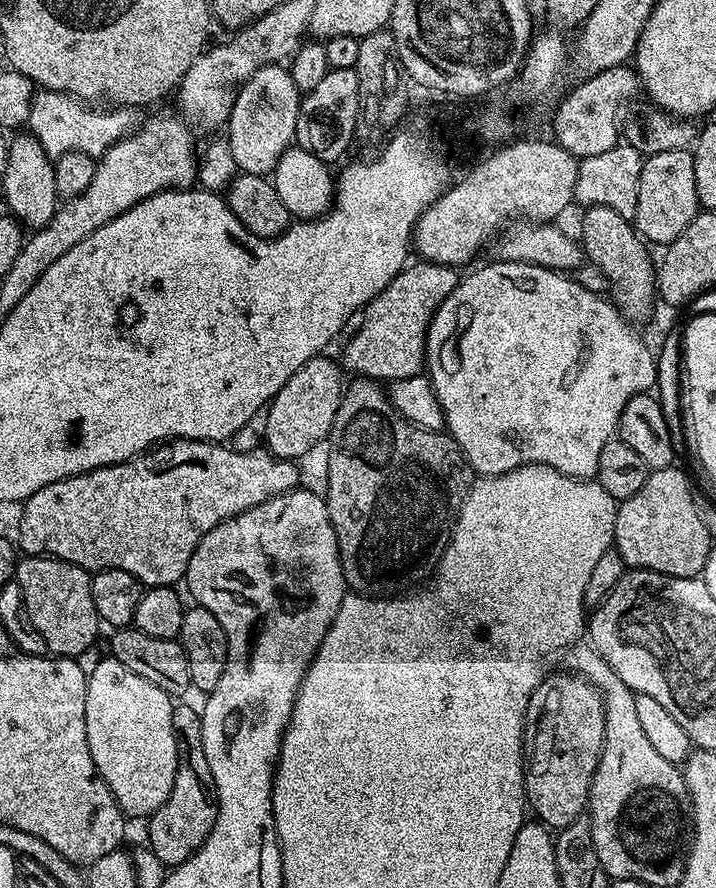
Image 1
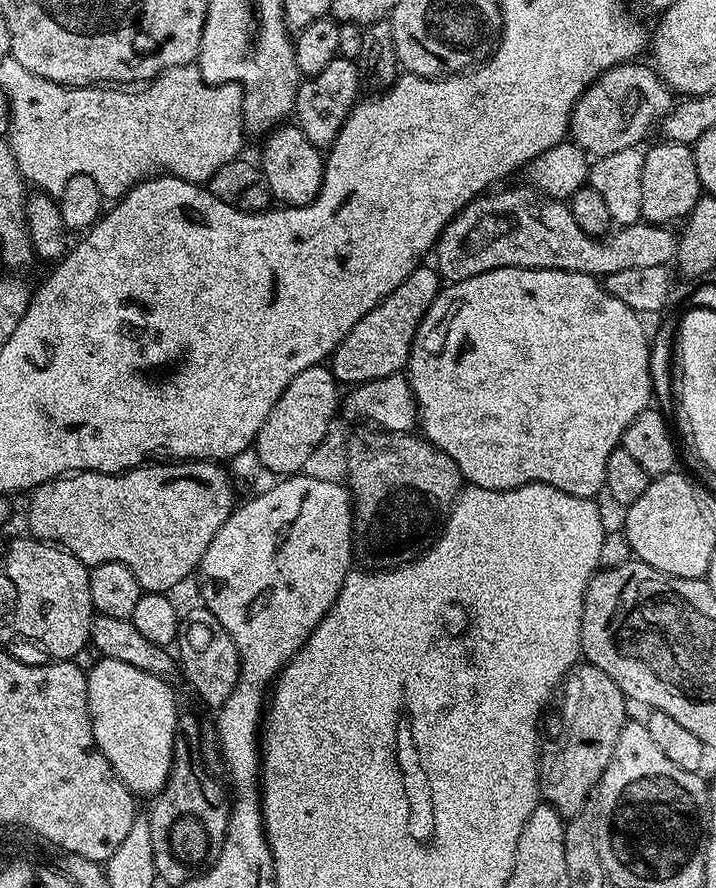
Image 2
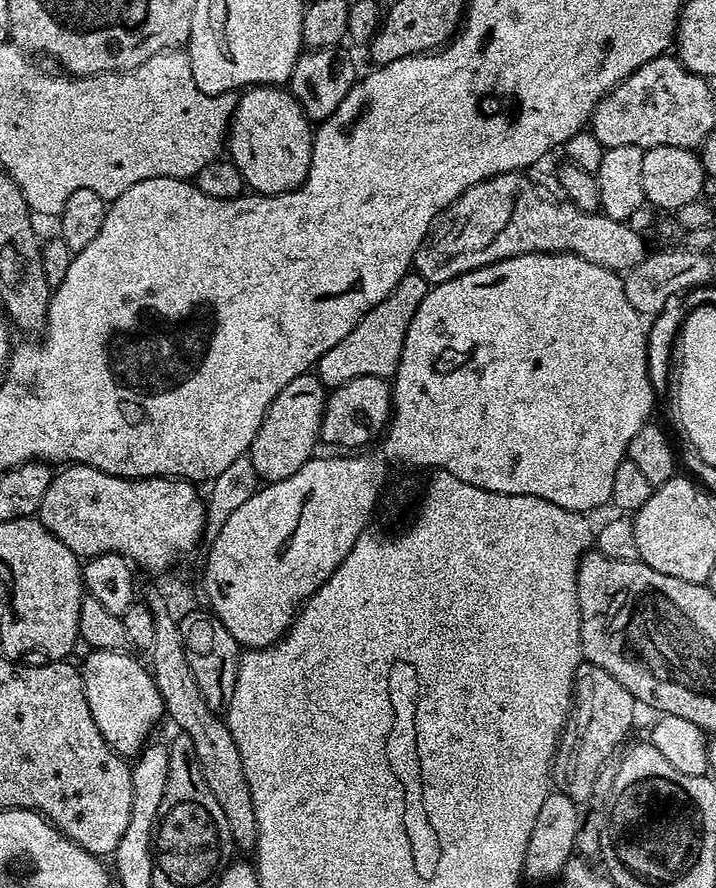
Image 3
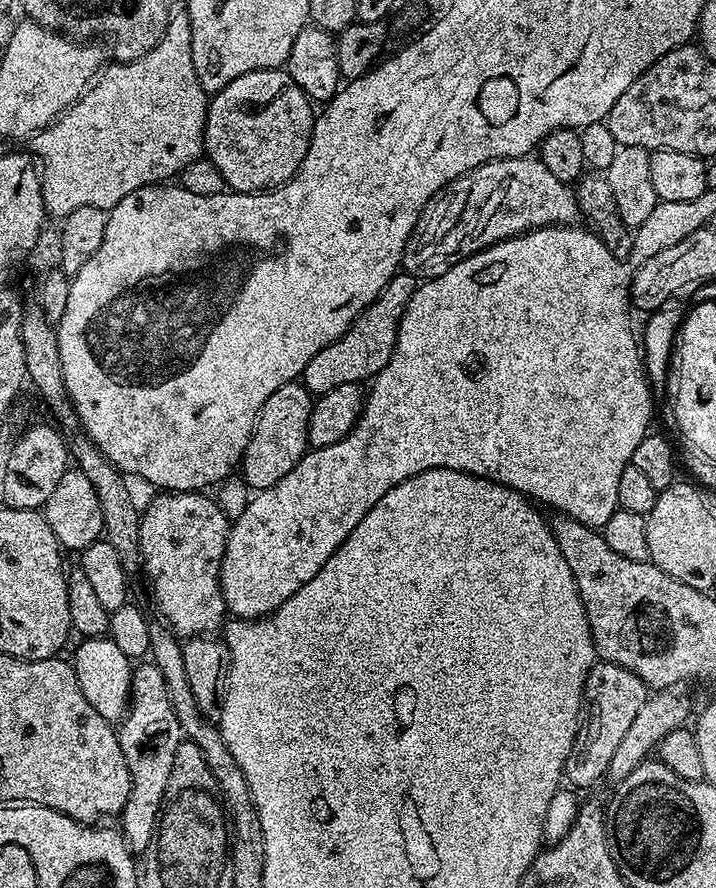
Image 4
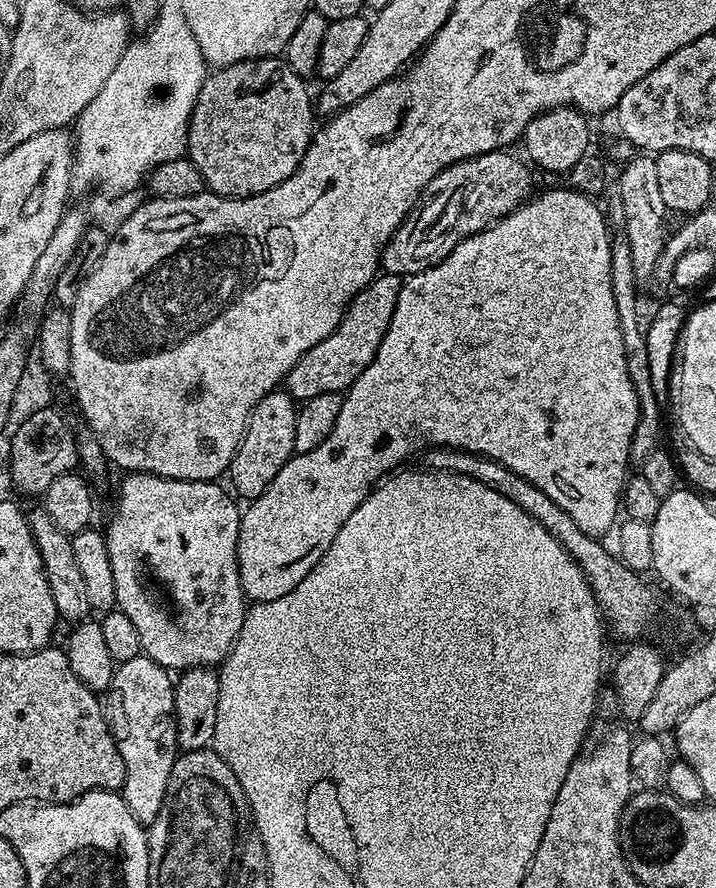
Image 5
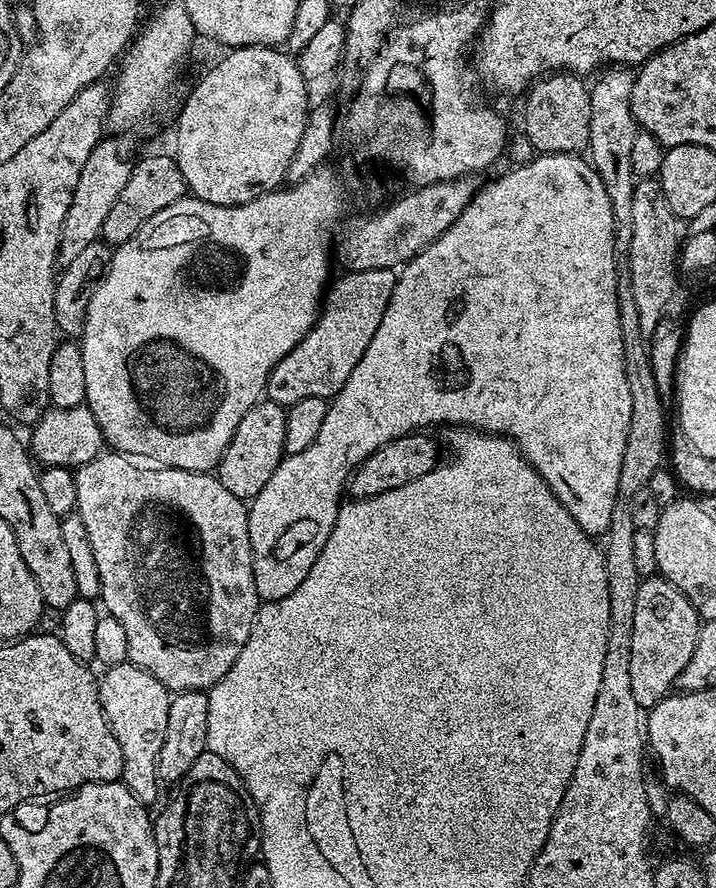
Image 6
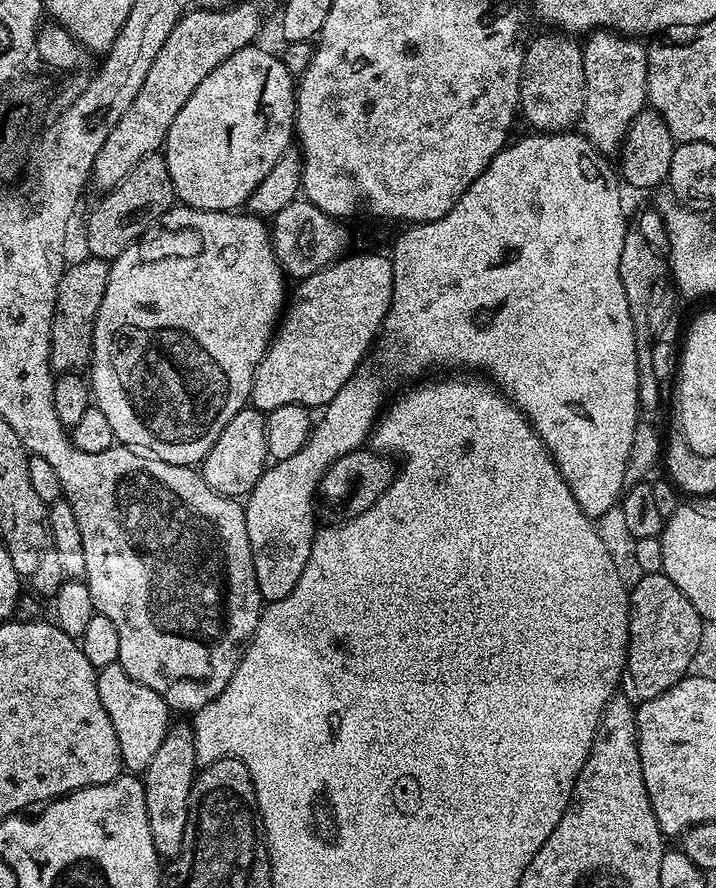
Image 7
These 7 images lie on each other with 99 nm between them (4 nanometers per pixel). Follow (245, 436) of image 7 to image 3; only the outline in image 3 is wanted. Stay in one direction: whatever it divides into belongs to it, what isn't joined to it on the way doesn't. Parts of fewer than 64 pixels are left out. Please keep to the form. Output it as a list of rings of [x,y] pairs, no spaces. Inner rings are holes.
[[[311,371],[303,372],[298,378],[294,378],[294,382],[286,382],[286,386],[278,390],[274,402],[270,402],[262,418],[262,426],[258,426],[258,434],[250,449],[254,469],[257,470],[261,481],[271,482],[290,478],[294,470],[313,459],[317,451],[316,444],[318,445],[320,440],[325,399],[324,383]]]

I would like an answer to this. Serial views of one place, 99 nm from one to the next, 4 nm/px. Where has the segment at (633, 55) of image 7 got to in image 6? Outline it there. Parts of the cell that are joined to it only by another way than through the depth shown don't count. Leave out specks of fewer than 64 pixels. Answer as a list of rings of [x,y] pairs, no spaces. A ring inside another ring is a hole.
[[[608,66],[600,74],[601,76],[590,84],[590,138],[586,152],[590,157],[592,169],[596,171],[598,178],[602,178],[602,186],[606,186],[606,194],[610,194],[610,210],[616,223],[614,250],[617,257],[627,258],[630,254],[630,240],[634,234],[630,218],[634,210],[632,195],[638,179],[634,174],[634,166],[630,166],[634,138],[638,131],[630,106],[630,94],[634,90],[636,78],[633,69],[628,66]]]

